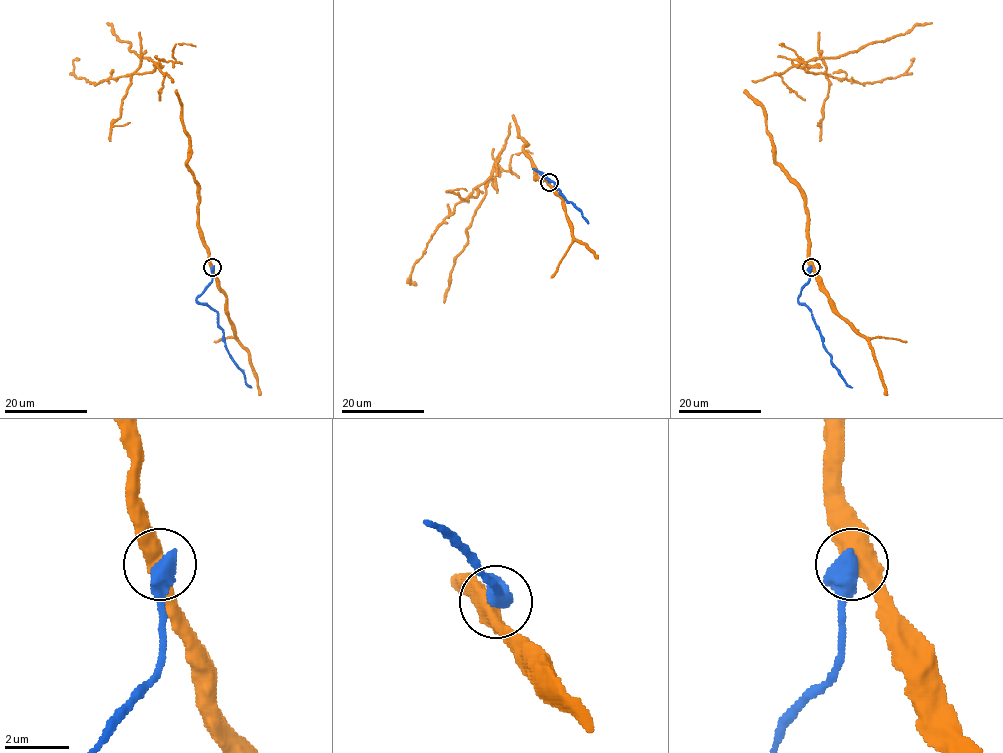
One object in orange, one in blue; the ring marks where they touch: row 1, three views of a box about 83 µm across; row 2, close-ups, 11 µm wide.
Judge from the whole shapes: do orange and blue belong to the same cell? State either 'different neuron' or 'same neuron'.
different neuron

